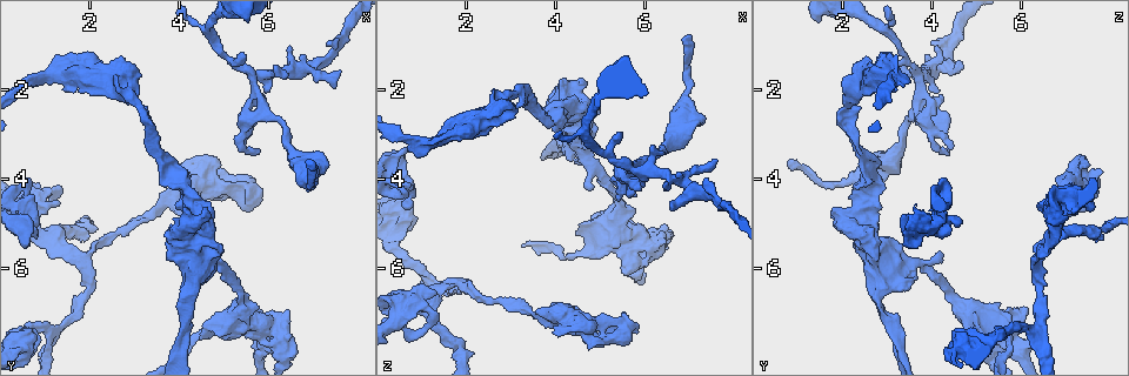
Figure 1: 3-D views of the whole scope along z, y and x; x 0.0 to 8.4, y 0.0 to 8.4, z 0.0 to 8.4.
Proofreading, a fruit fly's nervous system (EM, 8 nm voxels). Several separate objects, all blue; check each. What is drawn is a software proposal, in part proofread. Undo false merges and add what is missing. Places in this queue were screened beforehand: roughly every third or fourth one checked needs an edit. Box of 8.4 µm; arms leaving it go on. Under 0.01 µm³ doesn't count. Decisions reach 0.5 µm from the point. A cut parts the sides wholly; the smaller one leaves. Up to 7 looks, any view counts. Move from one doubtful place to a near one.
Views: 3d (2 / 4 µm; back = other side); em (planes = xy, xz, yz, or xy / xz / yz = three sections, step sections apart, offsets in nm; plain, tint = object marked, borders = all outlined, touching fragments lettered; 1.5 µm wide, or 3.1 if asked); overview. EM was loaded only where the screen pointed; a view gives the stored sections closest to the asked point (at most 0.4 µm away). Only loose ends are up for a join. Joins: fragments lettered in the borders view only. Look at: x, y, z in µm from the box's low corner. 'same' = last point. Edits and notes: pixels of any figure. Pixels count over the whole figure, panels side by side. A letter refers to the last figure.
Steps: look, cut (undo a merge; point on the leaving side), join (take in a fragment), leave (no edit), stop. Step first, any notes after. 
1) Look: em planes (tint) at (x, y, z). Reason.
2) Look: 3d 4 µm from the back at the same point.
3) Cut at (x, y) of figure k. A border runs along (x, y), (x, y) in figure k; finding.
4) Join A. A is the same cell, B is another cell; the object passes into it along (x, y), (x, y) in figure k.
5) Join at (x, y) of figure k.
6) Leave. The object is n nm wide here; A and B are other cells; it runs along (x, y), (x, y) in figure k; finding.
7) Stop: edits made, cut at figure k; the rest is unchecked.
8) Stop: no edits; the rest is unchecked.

Look: em planes (tint) at (0.60, 4.00, 4.25). Thin end.

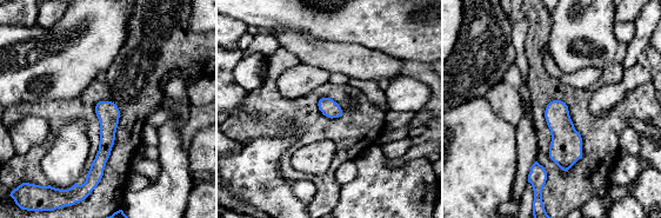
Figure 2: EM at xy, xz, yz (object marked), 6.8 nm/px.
Look: em planes (borders) at the same point.

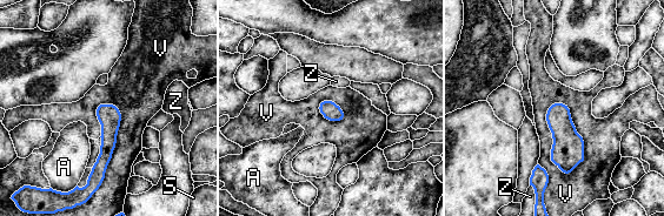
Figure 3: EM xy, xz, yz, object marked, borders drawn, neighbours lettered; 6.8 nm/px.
Join V. The longest contact is with V, 500 nm; V is the same cell, A, S and Z are other cells; the object passes into it along (568, 150), (553, 140), (586, 125) in figure 3; it goes on there.

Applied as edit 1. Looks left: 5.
Look: overview. Redraw.

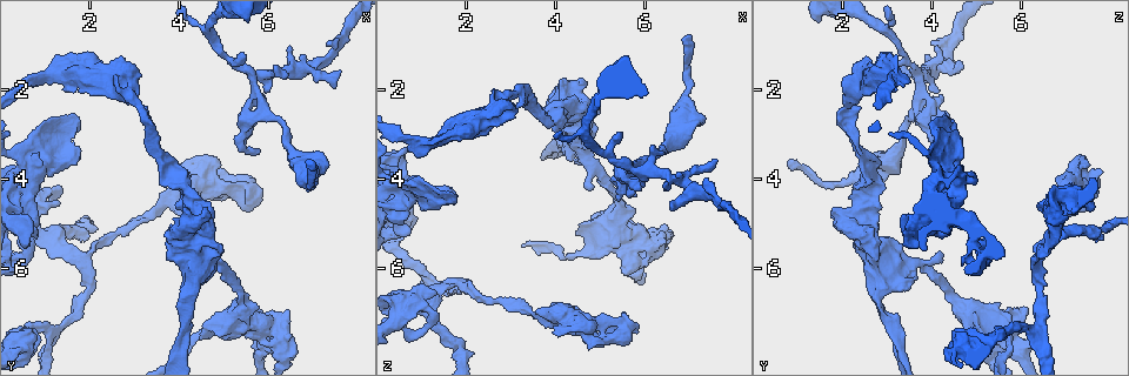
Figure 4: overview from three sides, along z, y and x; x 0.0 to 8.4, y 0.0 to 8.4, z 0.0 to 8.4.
Look: 3d 4 µm at (5.75, 1.75, 3.80). Four or more arms meet.

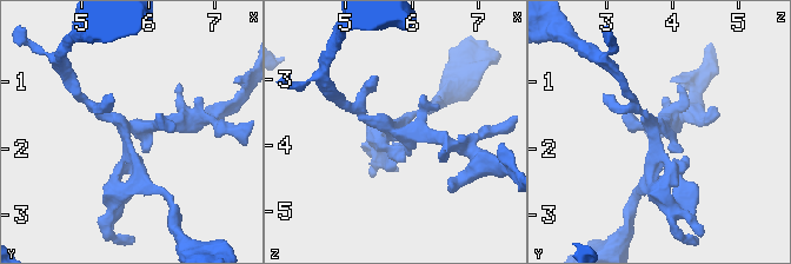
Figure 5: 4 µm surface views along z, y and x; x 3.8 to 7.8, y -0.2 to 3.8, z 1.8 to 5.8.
Look: em planes (borders) at (5.70, 1.70, 3.80). Shape alone is not enough.

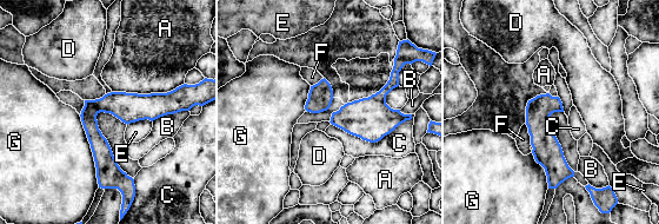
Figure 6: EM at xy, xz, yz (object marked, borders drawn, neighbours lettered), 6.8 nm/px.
Leave. The object is 180 nm wide here; A, B, C, D, E, F and G are other cells; a border runs along (411, 118), (375, 142), (331, 124) in figure 6; all the same neuron.

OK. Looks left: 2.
Look: em planes (borders) at (6.95, 3.60, 0.80). An open end.

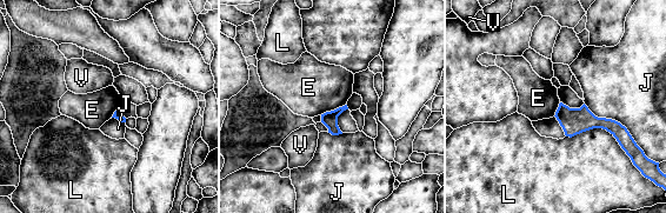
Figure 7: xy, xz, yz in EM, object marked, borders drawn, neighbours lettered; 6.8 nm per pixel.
Leave. E, J, L and V are other cells; it runs along (558, 114), (624, 131) in figure 7; no lettered fragment goes on from it.

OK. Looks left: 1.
Stop: edits made, join at figure 3; the rest is unchecked.

